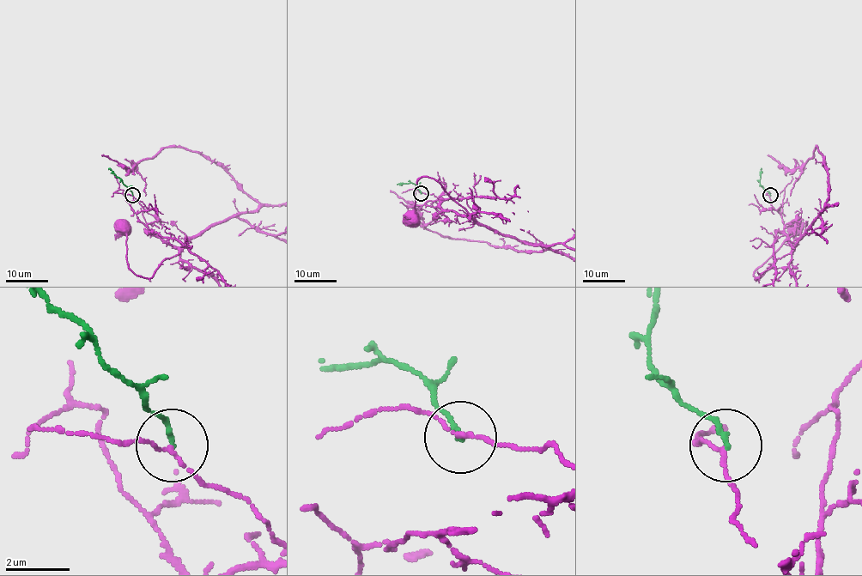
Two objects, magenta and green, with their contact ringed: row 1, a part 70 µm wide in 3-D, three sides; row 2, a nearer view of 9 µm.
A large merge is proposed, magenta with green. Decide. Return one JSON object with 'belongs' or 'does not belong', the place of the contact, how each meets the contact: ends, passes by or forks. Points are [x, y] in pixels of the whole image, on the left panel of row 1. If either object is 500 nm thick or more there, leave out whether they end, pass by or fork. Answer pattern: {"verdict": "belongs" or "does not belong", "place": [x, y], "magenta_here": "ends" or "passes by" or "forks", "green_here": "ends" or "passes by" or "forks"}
{"verdict": "does not belong", "place": [132, 195], "magenta_here": "passes by", "green_here": "ends"}

